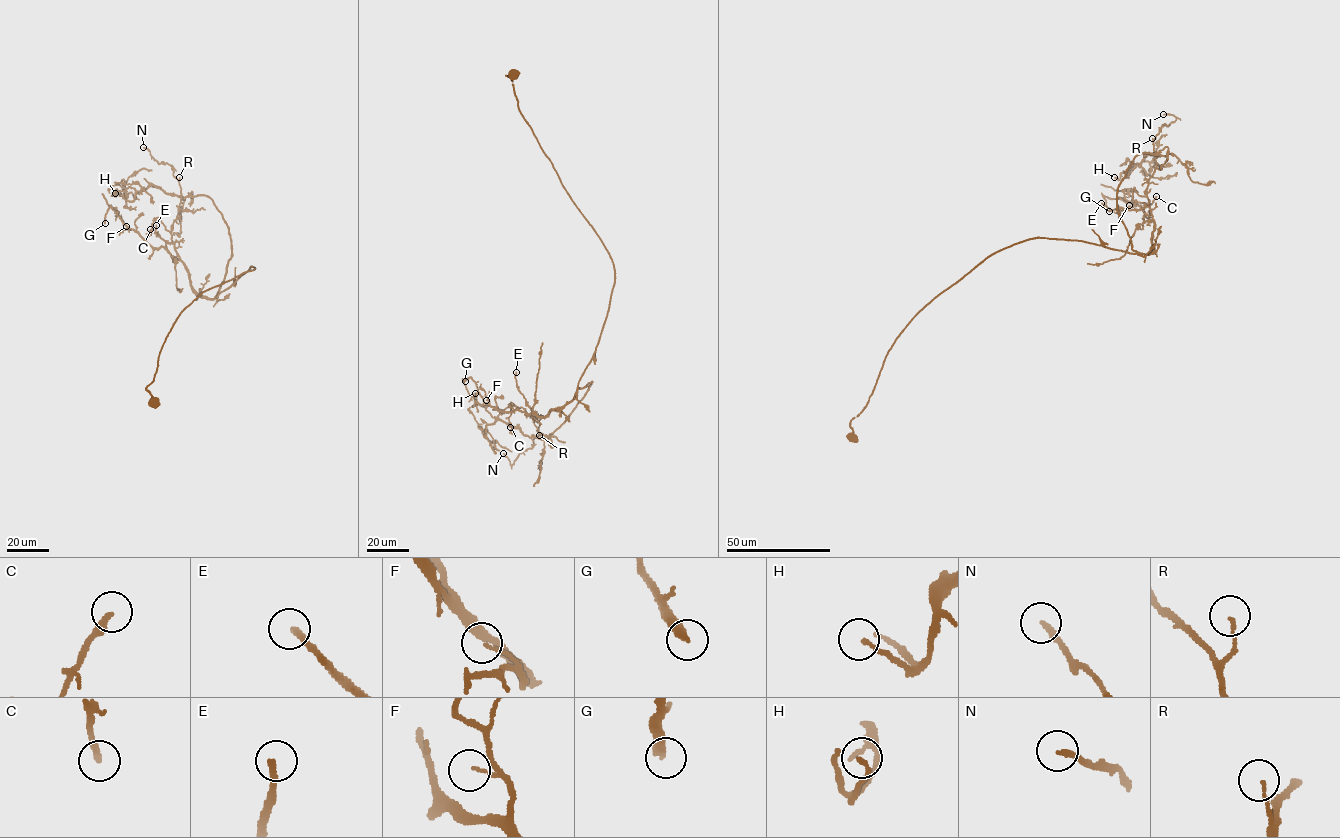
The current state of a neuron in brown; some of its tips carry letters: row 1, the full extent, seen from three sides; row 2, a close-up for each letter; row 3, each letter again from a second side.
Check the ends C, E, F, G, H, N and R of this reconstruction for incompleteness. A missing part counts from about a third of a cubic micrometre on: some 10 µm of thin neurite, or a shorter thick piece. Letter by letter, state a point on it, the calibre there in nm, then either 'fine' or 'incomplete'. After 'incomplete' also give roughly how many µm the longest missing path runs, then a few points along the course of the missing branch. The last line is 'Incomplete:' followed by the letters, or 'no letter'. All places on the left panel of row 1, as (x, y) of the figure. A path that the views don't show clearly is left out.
C: at (150, 229); 240 nm thick; fine
E: at (156, 225); 240 nm thick; fine
F: at (126, 226); 90 nm thick; fine
G: at (105, 223); 360 nm thick; fine
H: at (115, 193); 140 nm thick; fine
N: at (143, 147); 200 nm thick; fine
R: at (179, 177); 110 nm thick; fine
Incomplete: no letter

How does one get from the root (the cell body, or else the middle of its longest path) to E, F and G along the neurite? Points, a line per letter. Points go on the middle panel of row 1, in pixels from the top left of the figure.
E: (514, 74), (506, 76), (519, 110), (614, 272), (607, 316), (575, 397), (534, 417), (516, 372)
F: (514, 74), (506, 76), (519, 110), (608, 253), (614, 283), (571, 400), (542, 417), (486, 400)
G: (514, 74), (506, 76), (519, 110), (608, 253), (614, 283), (569, 402), (542, 417), (502, 412), (465, 381)

